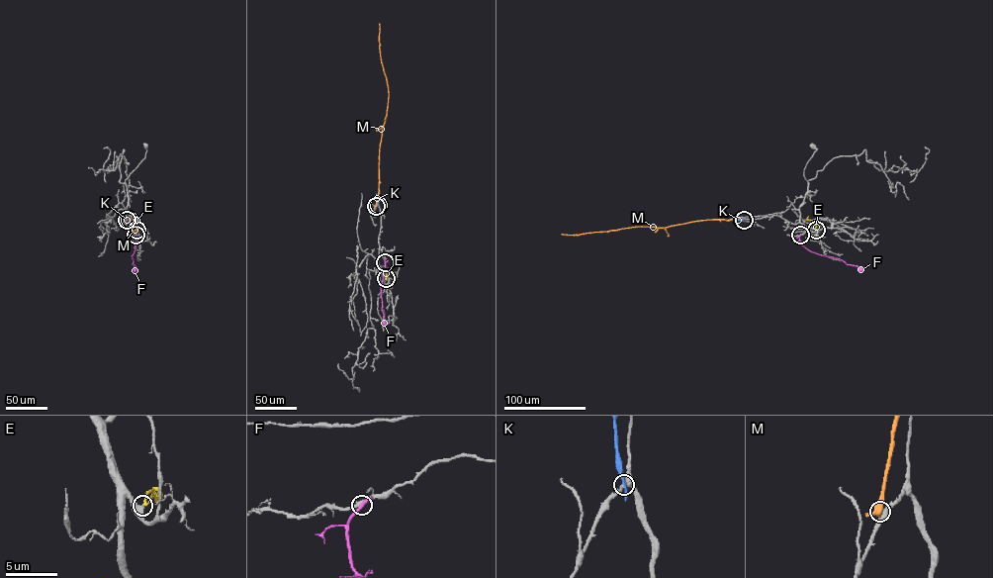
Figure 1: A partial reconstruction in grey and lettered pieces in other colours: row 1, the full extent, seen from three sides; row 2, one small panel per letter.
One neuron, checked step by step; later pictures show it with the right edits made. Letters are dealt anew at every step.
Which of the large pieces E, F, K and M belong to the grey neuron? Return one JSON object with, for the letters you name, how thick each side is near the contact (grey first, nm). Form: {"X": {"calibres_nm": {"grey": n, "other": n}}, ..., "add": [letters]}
{"E": {"calibres_nm": {"grey": 360, "other": 130}}, "add": ["E"]}

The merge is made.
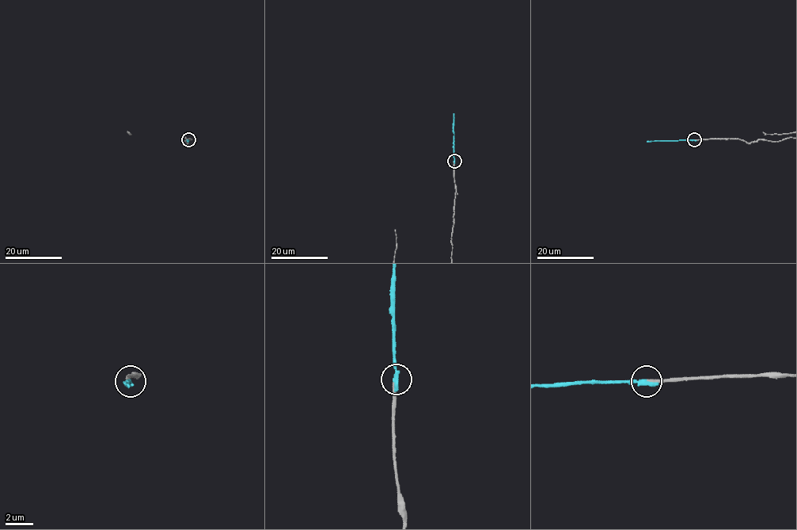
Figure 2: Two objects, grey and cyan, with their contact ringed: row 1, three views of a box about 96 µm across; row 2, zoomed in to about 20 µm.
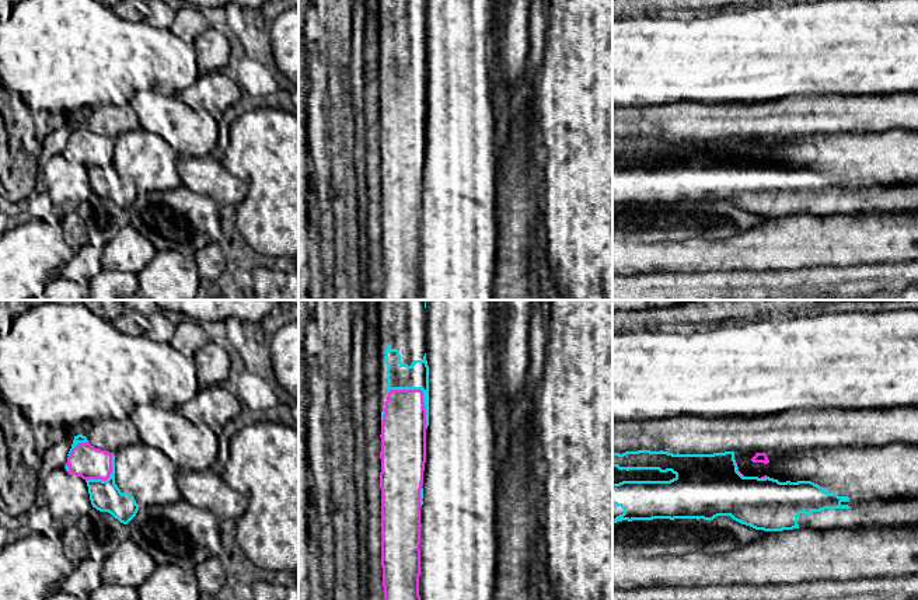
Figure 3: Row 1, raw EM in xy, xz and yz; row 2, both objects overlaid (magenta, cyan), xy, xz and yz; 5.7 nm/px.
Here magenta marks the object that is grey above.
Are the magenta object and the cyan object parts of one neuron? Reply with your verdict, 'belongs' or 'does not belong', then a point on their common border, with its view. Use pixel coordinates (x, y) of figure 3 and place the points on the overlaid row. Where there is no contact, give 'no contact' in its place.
belongs | xz (422, 394)

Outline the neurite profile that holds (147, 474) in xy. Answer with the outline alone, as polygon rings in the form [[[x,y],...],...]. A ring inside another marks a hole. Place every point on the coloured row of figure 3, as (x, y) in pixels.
[[[137,442],[115,453],[115,484],[122,493],[130,493],[139,506],[170,505],[182,499],[177,484],[177,465],[158,449]]]

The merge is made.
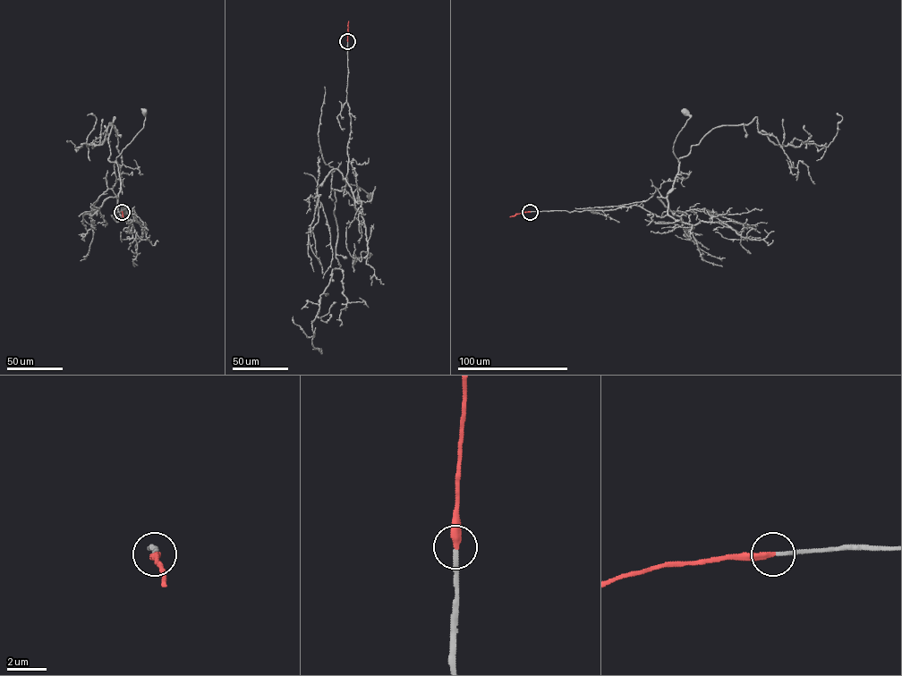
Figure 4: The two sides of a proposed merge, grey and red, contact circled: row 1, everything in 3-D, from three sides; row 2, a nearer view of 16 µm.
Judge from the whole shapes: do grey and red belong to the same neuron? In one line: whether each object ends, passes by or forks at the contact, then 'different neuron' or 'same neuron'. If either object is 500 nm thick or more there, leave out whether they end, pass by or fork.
grey ends | red ends | same neuron

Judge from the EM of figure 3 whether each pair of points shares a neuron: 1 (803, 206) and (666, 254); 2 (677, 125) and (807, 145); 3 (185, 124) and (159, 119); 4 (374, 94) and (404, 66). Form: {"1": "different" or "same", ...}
{"1": "different", "2": "different", "3": "same", "4": "different"}

